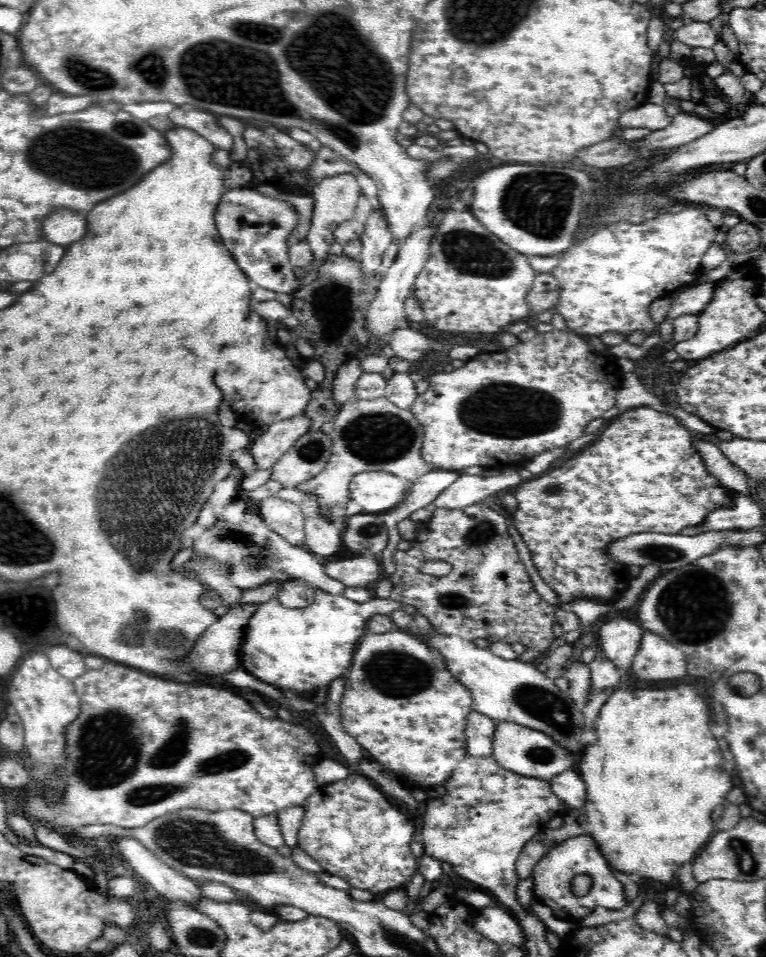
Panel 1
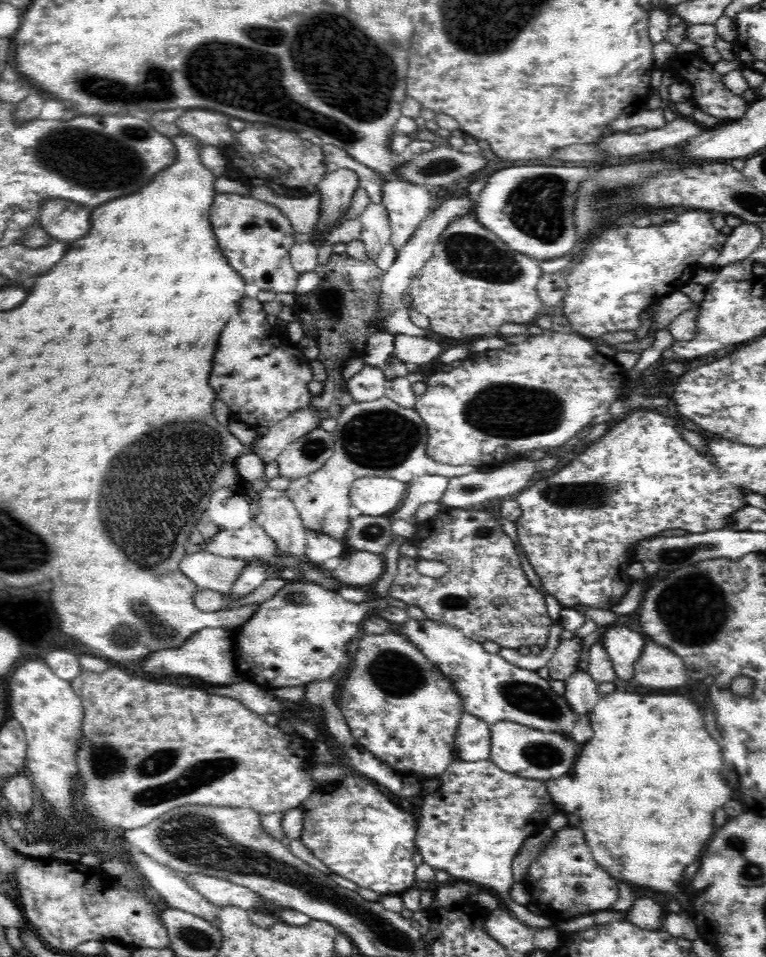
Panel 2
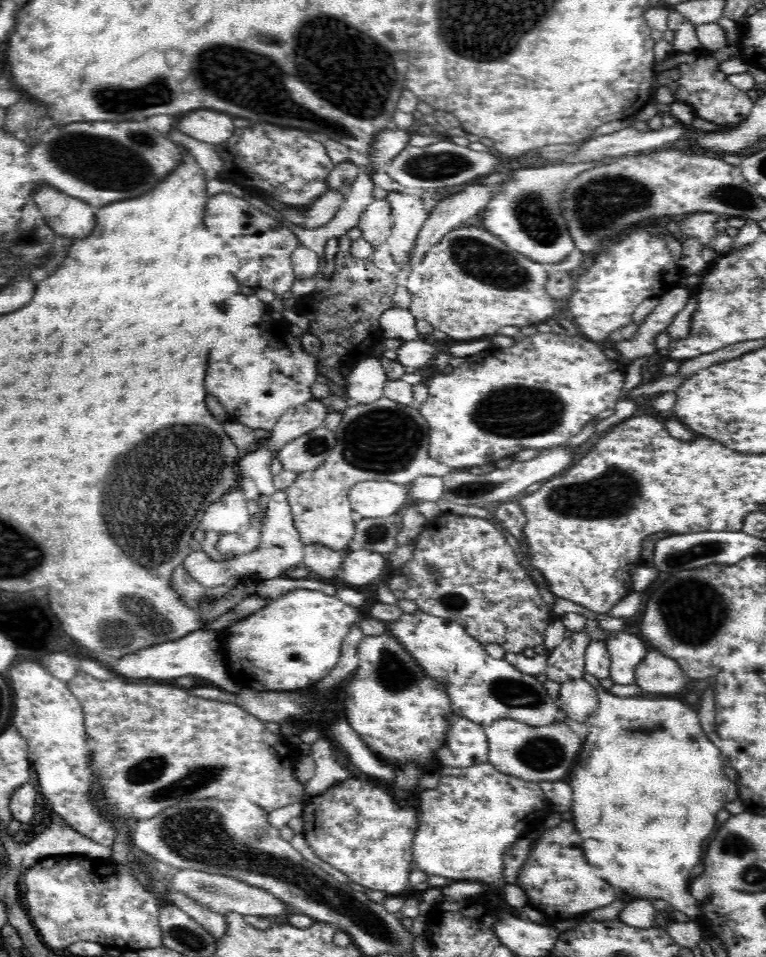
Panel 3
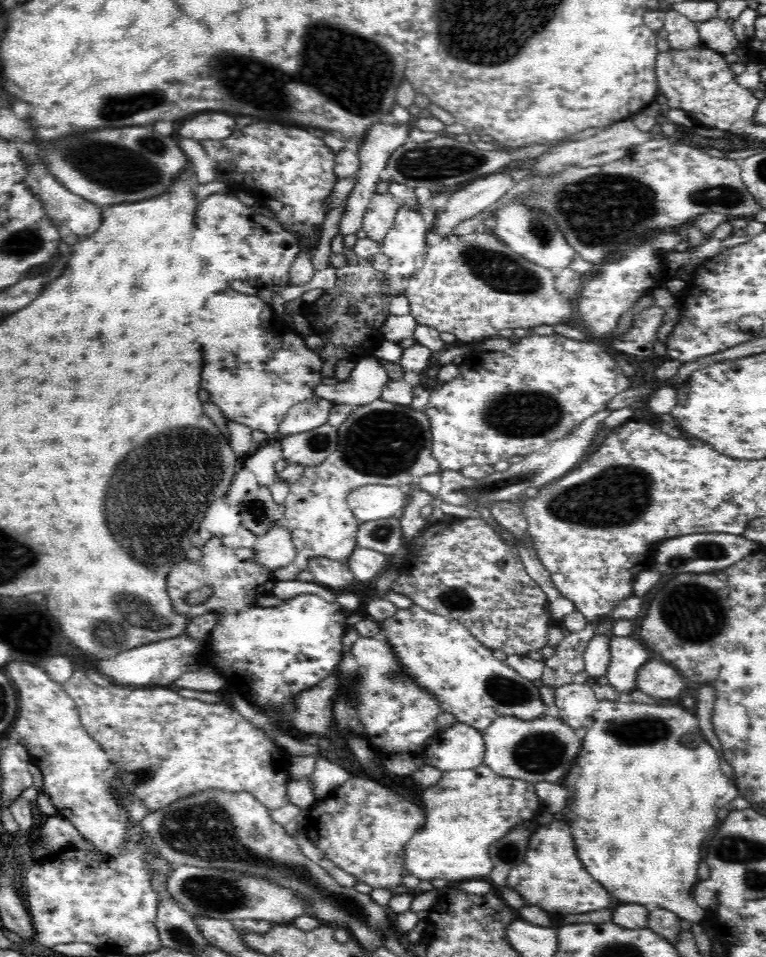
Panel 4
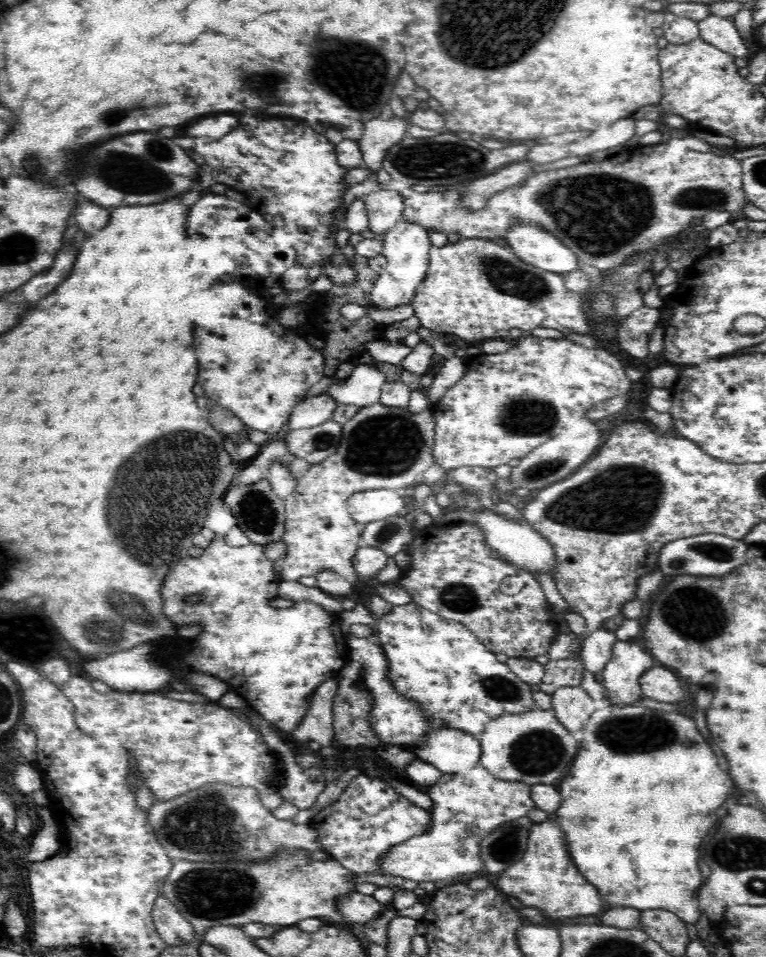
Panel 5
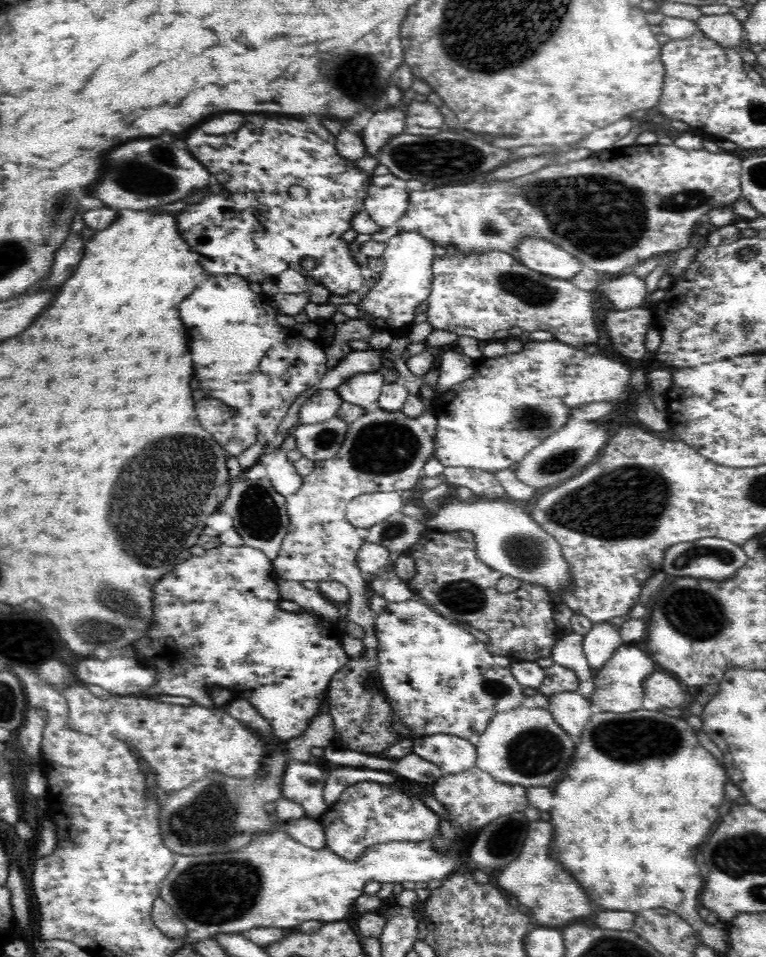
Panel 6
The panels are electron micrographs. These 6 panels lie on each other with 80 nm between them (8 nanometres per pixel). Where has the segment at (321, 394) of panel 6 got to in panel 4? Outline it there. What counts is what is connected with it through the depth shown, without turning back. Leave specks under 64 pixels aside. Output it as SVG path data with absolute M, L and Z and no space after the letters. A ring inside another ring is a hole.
M312 396L295 404L282 420L280 436L282 438L307 432L328 422L328 414L334 406L334 401Z

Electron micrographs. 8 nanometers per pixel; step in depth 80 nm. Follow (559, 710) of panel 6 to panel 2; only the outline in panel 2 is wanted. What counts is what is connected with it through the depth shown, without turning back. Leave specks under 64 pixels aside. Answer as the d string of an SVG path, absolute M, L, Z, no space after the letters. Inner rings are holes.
M584 666L565 680L565 698L573 712L578 715L592 713L600 700L598 685L586 672Z

